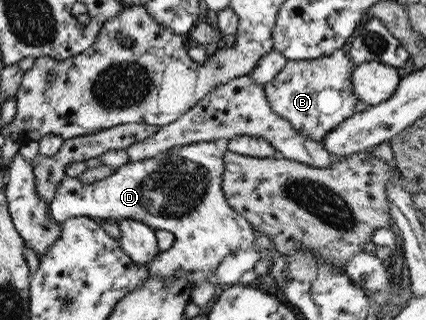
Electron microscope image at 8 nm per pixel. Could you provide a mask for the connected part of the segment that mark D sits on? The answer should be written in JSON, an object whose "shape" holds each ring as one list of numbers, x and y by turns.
{"shape":[[199,141,172,147,156,156,128,161,110,176,86,184,79,178,64,176,58,180,48,214,54,222,72,217,93,220,130,218,140,221,154,231,168,231,173,236,169,252,161,252,148,263,147,273,159,278,182,278,197,284,206,280,210,271,228,253,238,249,254,249,260,258,271,261,268,276,283,290,288,279,284,256,274,249,260,252,254,245,253,228,246,219,226,203,221,189,224,172,222,148,214,141]]}

